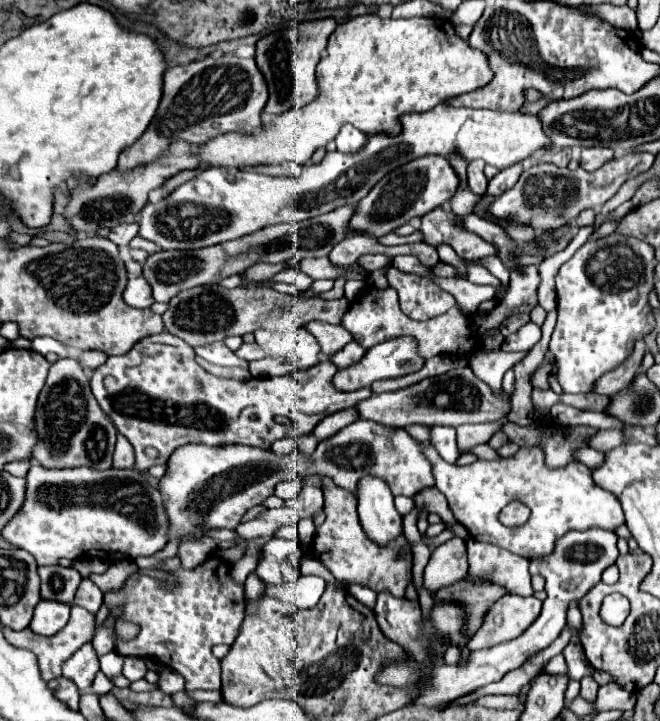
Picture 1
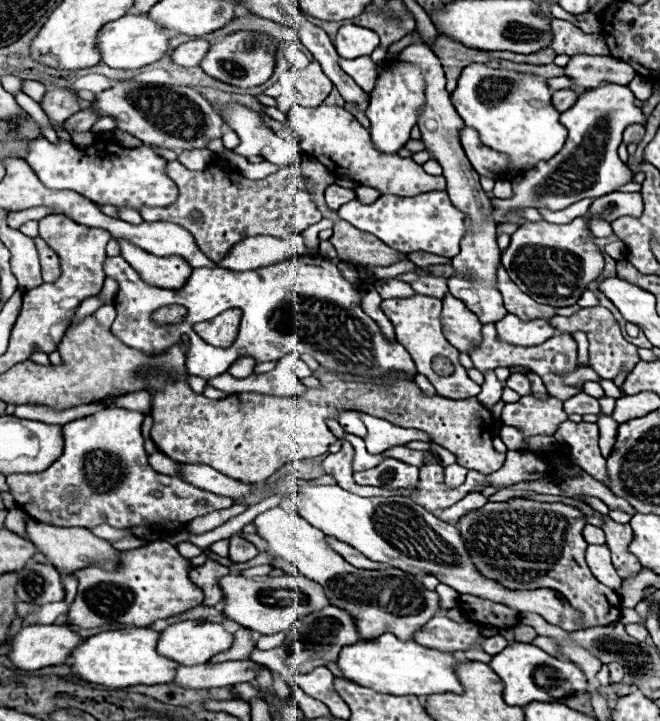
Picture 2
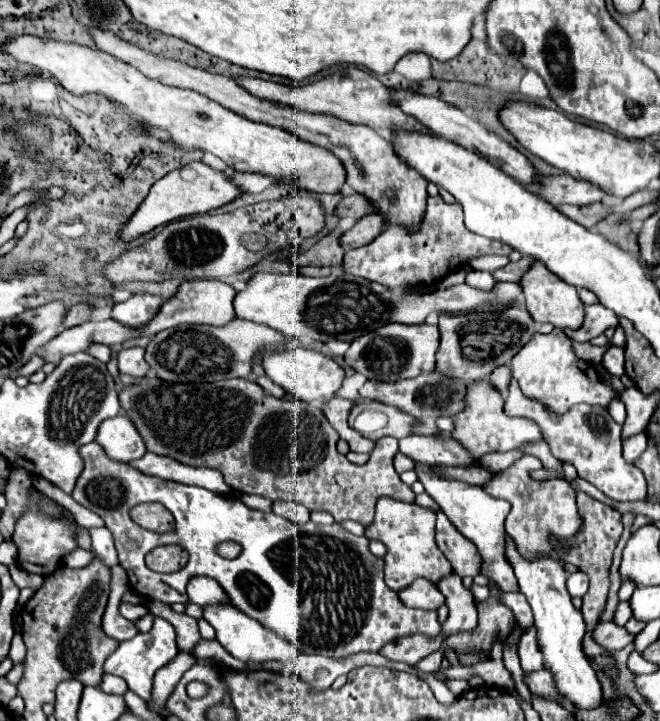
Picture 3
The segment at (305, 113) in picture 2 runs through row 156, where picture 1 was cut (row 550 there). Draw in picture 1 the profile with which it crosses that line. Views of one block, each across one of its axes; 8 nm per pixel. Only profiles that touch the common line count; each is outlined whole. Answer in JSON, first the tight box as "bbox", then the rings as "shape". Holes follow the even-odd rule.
{"bbox":[312,478,412,598],"shape":[[[322,478],[324,488],[324,512],[326,522],[316,528],[316,536],[312,542],[312,556],[318,558],[338,582],[352,586],[362,584],[372,588],[374,592],[390,592],[396,598],[404,598],[404,590],[412,578],[412,552],[400,554],[402,548],[408,544],[406,536],[400,534],[392,544],[386,548],[372,542],[360,526],[358,512],[356,512],[356,496],[348,490],[336,488],[332,480]]]}

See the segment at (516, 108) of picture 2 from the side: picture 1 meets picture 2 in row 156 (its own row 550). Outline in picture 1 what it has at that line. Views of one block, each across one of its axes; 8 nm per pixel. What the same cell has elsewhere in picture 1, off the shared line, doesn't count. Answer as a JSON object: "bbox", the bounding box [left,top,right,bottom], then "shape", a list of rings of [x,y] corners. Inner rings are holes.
{"bbox":[424,444,624,556],"shape":[[[424,444],[424,454],[432,460],[436,488],[446,496],[450,510],[456,520],[466,526],[470,536],[506,548],[518,556],[546,556],[552,552],[554,542],[568,530],[616,530],[624,524],[620,502],[612,492],[596,486],[590,468],[580,462],[570,462],[564,468],[548,468],[540,448],[520,448],[510,458],[476,460],[474,464],[460,468],[440,460],[440,454],[430,444]],[[512,500],[520,500],[532,510],[528,524],[522,528],[504,528],[498,520],[500,510]]]}

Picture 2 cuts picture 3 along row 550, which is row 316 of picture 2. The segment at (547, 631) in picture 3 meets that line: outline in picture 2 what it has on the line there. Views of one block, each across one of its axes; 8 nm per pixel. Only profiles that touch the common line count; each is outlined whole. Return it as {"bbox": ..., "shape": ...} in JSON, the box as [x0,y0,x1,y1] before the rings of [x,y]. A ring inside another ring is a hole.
{"bbox":[496,314,556,346],"shape":[[[506,314],[496,322],[498,336],[516,346],[538,346],[556,334],[554,326],[546,318],[520,320],[514,314]]]}

